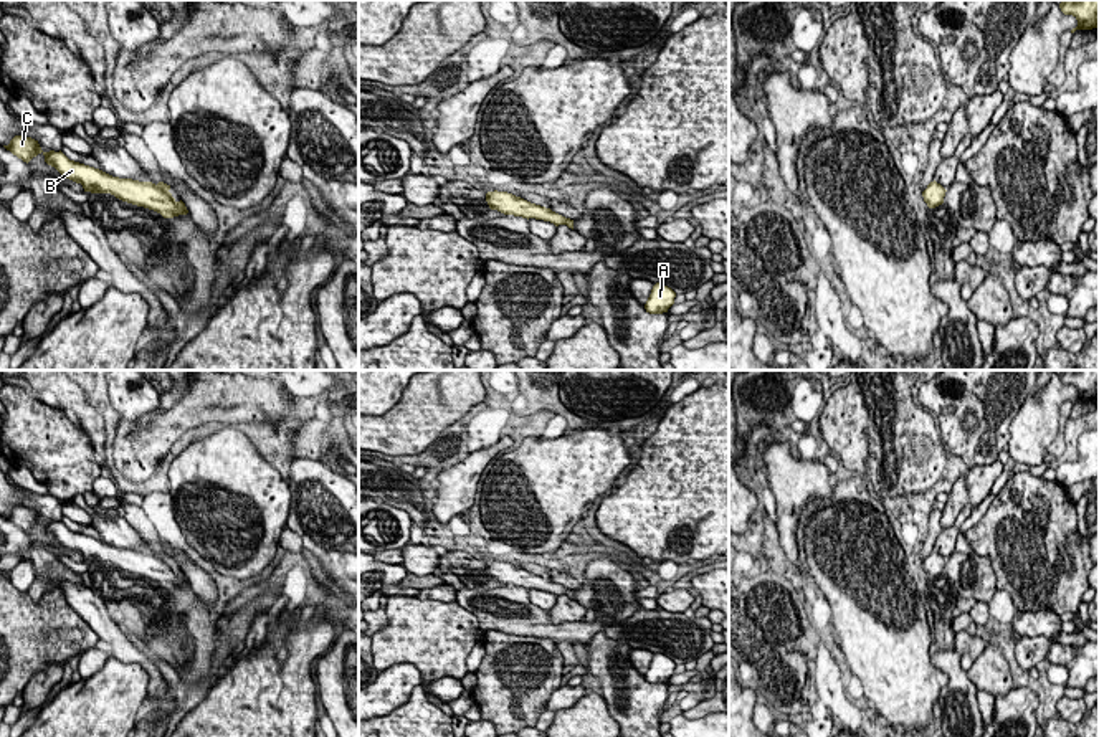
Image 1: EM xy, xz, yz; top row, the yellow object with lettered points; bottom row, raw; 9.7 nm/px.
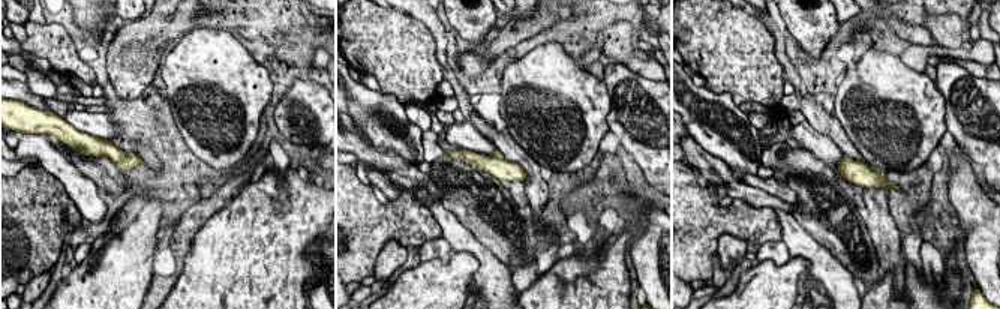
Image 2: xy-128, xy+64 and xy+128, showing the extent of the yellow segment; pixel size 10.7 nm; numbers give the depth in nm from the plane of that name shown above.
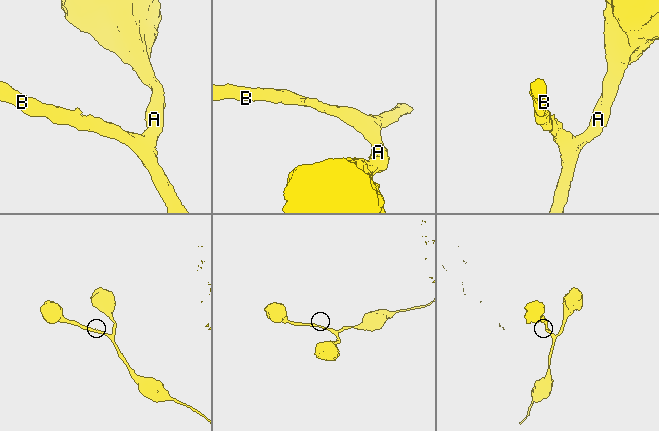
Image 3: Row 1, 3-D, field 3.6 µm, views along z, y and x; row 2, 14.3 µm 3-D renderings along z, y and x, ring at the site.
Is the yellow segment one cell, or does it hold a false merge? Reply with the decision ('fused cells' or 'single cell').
single cell

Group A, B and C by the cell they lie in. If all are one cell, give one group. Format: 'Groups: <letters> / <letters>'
Groups: A B C

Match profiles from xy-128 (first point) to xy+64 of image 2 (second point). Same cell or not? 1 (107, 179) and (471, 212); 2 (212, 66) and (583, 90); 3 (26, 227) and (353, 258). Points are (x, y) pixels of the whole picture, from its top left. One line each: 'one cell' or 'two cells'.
1: one cell
2: one cell
3: one cell

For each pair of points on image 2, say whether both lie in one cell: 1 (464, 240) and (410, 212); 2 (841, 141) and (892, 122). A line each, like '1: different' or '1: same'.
1: different
2: different

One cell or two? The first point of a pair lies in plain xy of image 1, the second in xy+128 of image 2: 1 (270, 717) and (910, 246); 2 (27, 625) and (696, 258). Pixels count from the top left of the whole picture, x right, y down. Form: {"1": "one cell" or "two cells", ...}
{"1": "two cells", "2": "one cell"}

